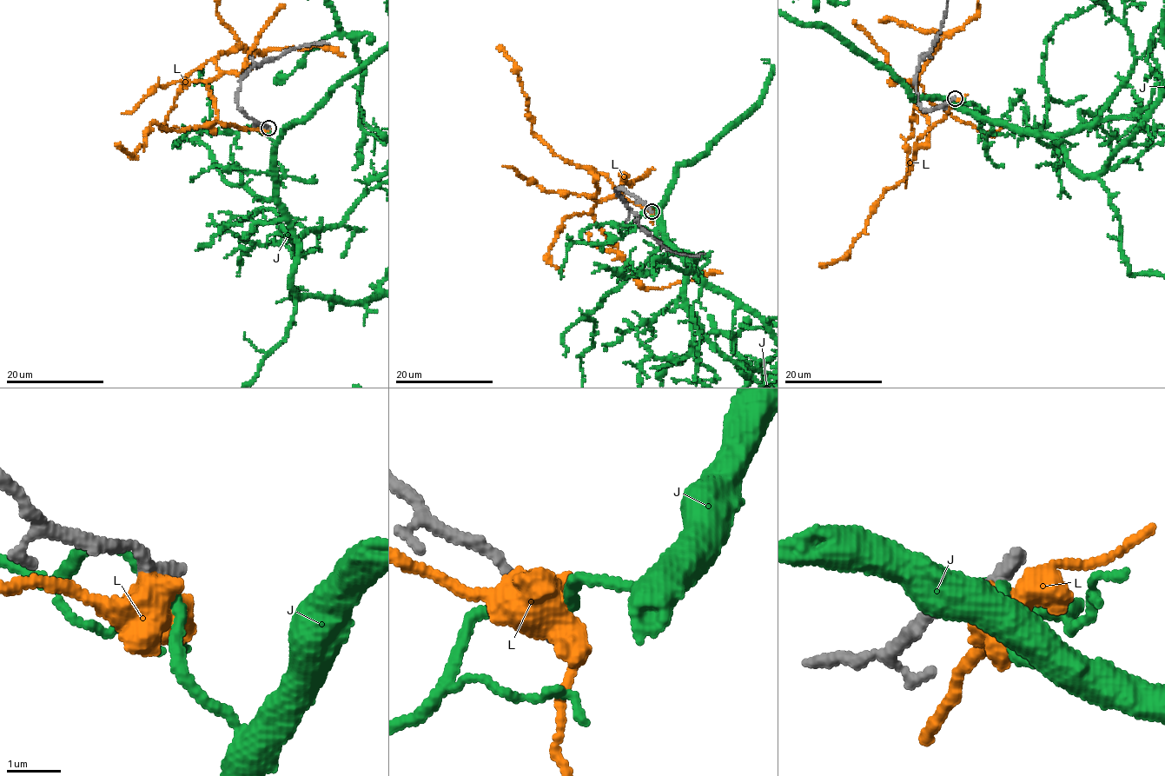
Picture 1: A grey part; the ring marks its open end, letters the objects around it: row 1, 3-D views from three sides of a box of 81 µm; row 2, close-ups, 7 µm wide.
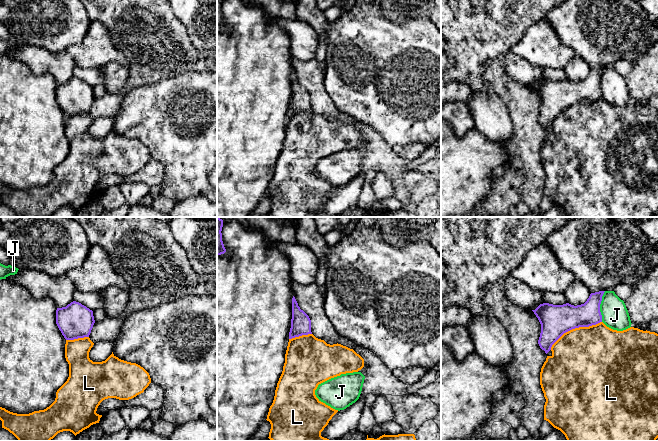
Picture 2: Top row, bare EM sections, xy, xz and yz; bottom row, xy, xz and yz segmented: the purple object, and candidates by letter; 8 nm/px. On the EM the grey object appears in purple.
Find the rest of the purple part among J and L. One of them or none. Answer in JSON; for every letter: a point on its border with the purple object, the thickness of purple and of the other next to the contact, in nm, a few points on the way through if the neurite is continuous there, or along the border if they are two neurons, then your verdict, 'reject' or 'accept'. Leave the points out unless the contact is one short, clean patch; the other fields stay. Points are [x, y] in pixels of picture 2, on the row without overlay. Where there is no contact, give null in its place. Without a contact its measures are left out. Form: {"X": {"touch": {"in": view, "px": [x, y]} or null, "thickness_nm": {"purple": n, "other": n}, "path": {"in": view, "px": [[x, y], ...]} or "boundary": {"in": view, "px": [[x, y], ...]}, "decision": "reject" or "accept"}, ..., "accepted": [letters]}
{"J": {"touch": {"in": "yz", "px": [599, 82]}, "thickness_nm": {"purple": 190, "other": 220}, "decision": "reject"}, "L": {"touch": {"in": "yz", "px": [574, 104]}, "thickness_nm": {"purple": 240, "other": 500}, "decision": "reject"}, "accepted": []}

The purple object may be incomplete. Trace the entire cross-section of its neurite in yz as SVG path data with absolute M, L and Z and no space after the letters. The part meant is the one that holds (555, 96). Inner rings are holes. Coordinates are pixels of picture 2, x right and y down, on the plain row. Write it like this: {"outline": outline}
{"outline": "M604 68L591 69L587 77L581 81L543 79L532 86L541 100L538 116L540 124L547 130L564 109L602 98L600 80Z"}

